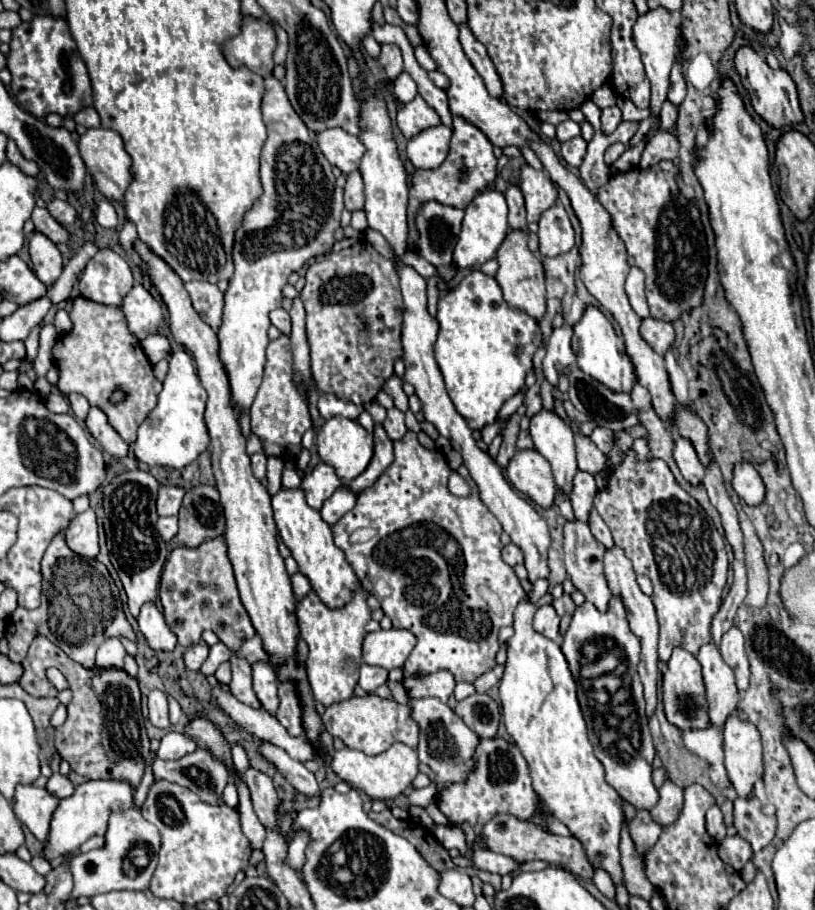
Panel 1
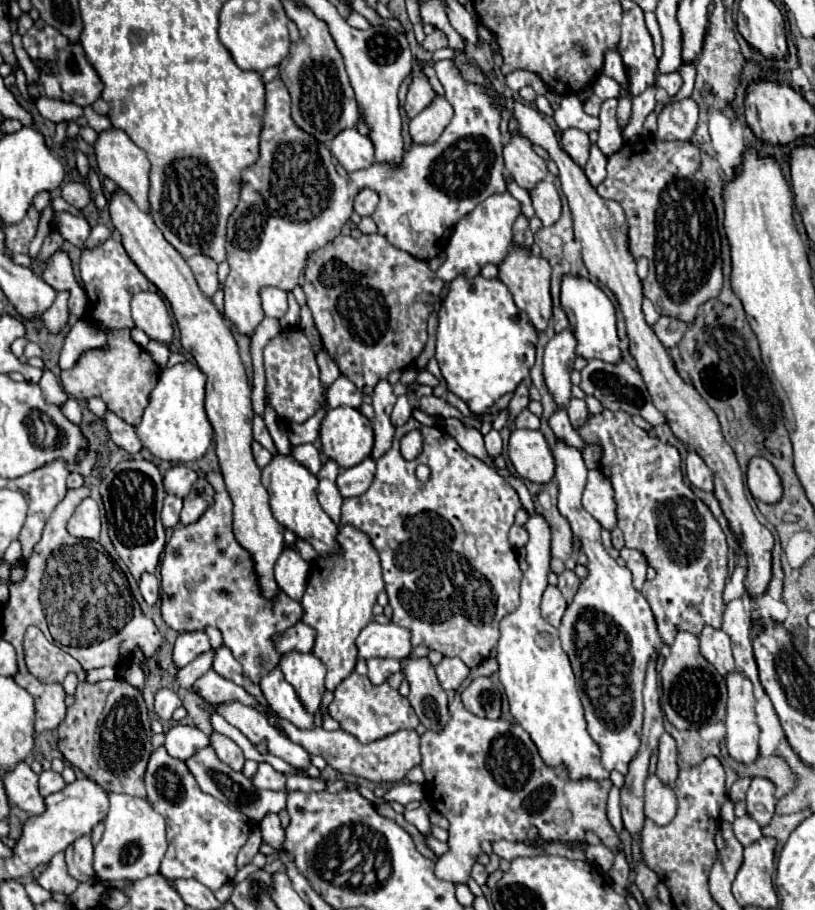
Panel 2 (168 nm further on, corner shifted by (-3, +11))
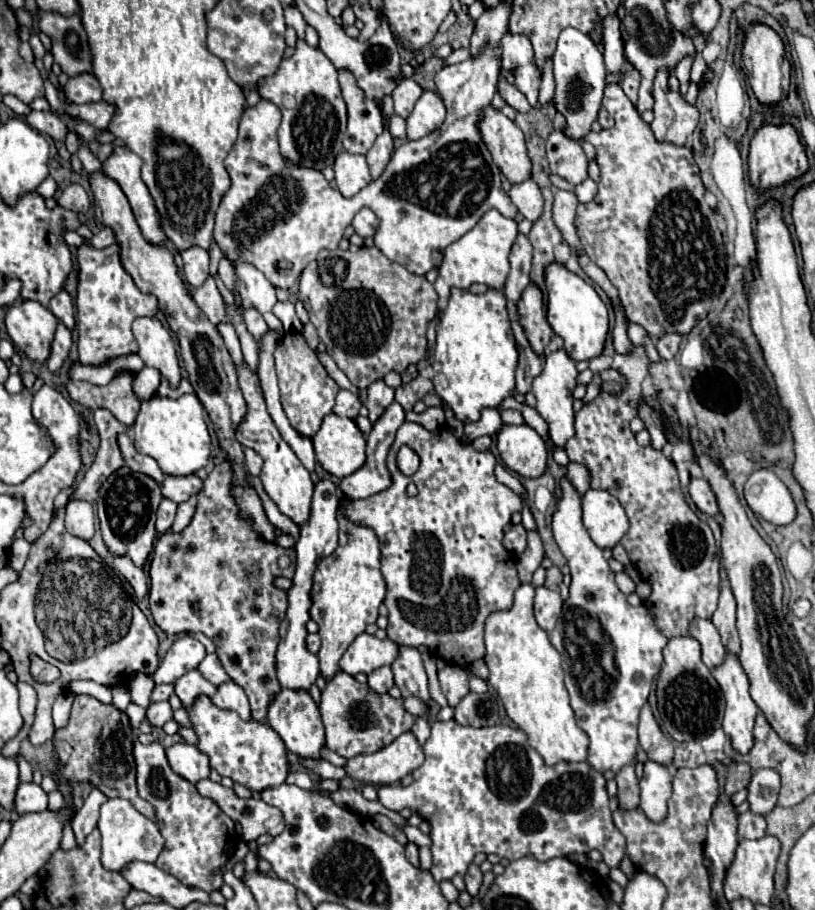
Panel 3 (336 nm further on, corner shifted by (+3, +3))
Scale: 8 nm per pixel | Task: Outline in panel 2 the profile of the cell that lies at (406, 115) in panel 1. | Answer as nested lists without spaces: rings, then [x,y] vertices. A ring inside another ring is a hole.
[[[418,76],[412,80],[412,86],[408,90],[408,96],[406,96],[406,104],[404,104],[404,110],[406,110],[406,116],[412,120],[416,114],[420,114],[432,100],[436,98],[436,92],[432,90],[432,86],[428,84],[428,80],[424,80],[424,76]]]

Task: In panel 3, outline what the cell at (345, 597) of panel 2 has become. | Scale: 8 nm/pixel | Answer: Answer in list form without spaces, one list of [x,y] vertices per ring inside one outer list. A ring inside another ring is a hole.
[[[344,498],[338,506],[338,524],[340,524],[340,542],[334,554],[330,554],[322,564],[318,564],[314,574],[314,592],[310,616],[320,626],[318,634],[322,638],[322,648],[318,652],[320,672],[326,680],[334,676],[340,668],[338,662],[344,650],[360,636],[368,624],[374,624],[378,618],[378,608],[386,594],[386,582],[380,572],[380,542],[372,528],[360,526],[344,516]]]

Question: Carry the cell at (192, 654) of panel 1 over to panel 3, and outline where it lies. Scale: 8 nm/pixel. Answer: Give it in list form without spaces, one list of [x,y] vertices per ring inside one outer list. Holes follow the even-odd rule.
[[[190,634],[180,636],[166,652],[158,672],[152,674],[154,684],[172,684],[174,680],[178,680],[178,676],[198,668],[204,656],[206,656],[206,650],[194,636]]]

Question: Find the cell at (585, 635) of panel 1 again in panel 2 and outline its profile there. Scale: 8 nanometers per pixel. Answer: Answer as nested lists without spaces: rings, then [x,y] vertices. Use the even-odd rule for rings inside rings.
[[[556,438],[552,456],[556,462],[556,482],[560,488],[558,510],[568,518],[574,536],[582,538],[582,552],[590,560],[590,574],[582,580],[572,604],[562,616],[562,624],[558,628],[560,640],[572,662],[588,732],[600,746],[602,766],[606,770],[618,770],[620,774],[626,774],[628,764],[634,760],[640,748],[646,662],[656,656],[664,644],[656,632],[654,614],[648,602],[632,586],[632,574],[606,554],[600,542],[600,524],[580,504],[588,472],[582,452]],[[604,642],[608,642],[606,648],[602,648]]]

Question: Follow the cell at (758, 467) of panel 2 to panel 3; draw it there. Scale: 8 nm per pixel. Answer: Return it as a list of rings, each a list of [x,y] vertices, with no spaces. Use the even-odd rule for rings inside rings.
[[[756,470],[744,486],[744,496],[752,512],[770,524],[788,526],[796,518],[790,490],[772,470]]]

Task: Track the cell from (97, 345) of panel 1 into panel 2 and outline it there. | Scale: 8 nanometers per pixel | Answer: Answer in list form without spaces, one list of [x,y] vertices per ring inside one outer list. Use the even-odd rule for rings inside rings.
[[[100,322],[92,324],[106,334],[106,346],[86,350],[70,370],[62,370],[60,374],[62,386],[66,394],[70,394],[76,400],[86,400],[88,396],[100,396],[106,402],[108,410],[112,410],[130,426],[138,426],[142,420],[142,412],[150,402],[150,392],[158,382],[160,366],[142,346],[138,346],[130,338],[130,328],[110,330]]]

